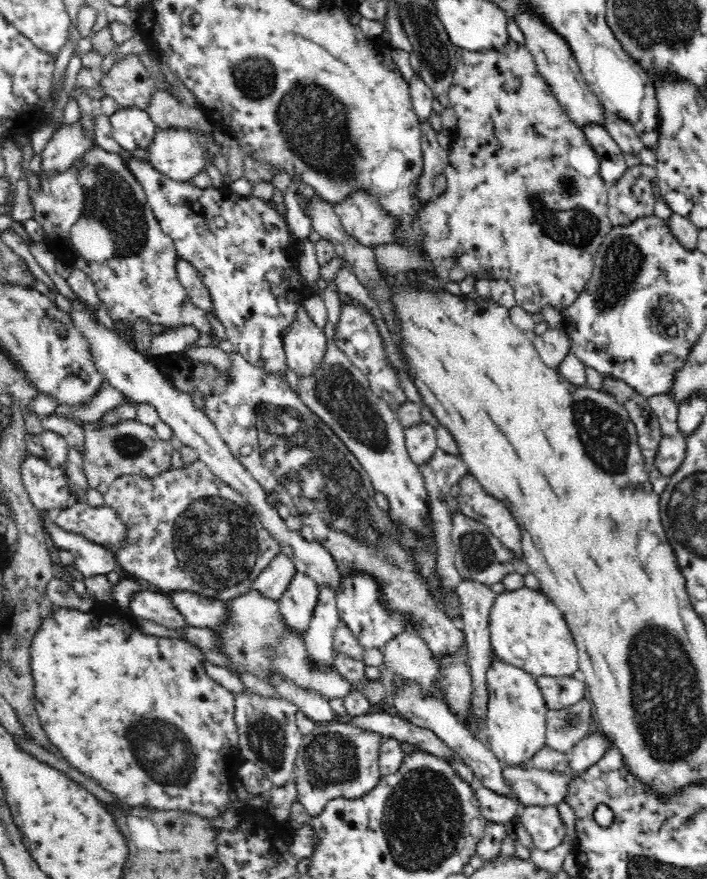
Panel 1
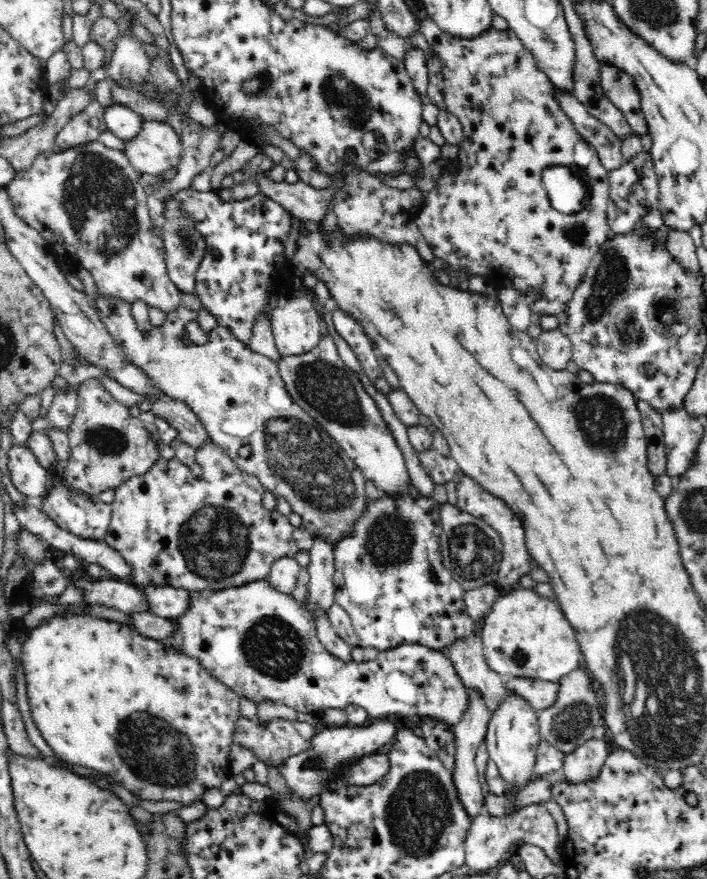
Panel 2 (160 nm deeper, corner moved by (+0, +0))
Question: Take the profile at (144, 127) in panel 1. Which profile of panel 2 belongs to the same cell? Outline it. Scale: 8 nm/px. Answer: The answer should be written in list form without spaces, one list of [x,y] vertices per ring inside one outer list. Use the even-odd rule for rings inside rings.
[[[118,103],[107,106],[103,118],[107,130],[125,142],[140,137],[145,124],[138,112]]]

